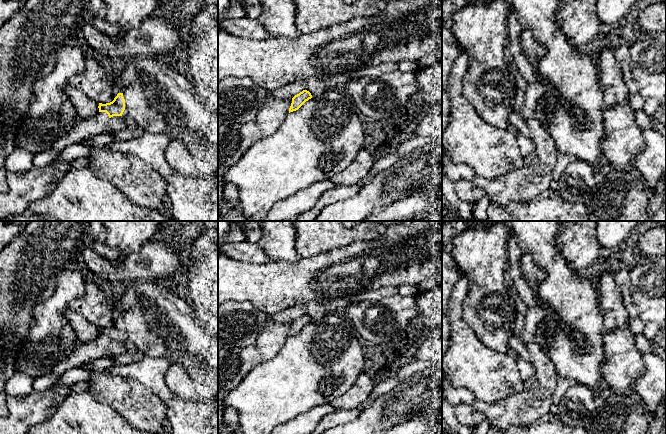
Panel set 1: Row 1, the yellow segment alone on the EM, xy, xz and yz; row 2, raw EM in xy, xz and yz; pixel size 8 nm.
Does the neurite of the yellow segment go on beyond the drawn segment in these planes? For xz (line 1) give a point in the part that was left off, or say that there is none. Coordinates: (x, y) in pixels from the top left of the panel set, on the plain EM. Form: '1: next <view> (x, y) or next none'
1: next none

